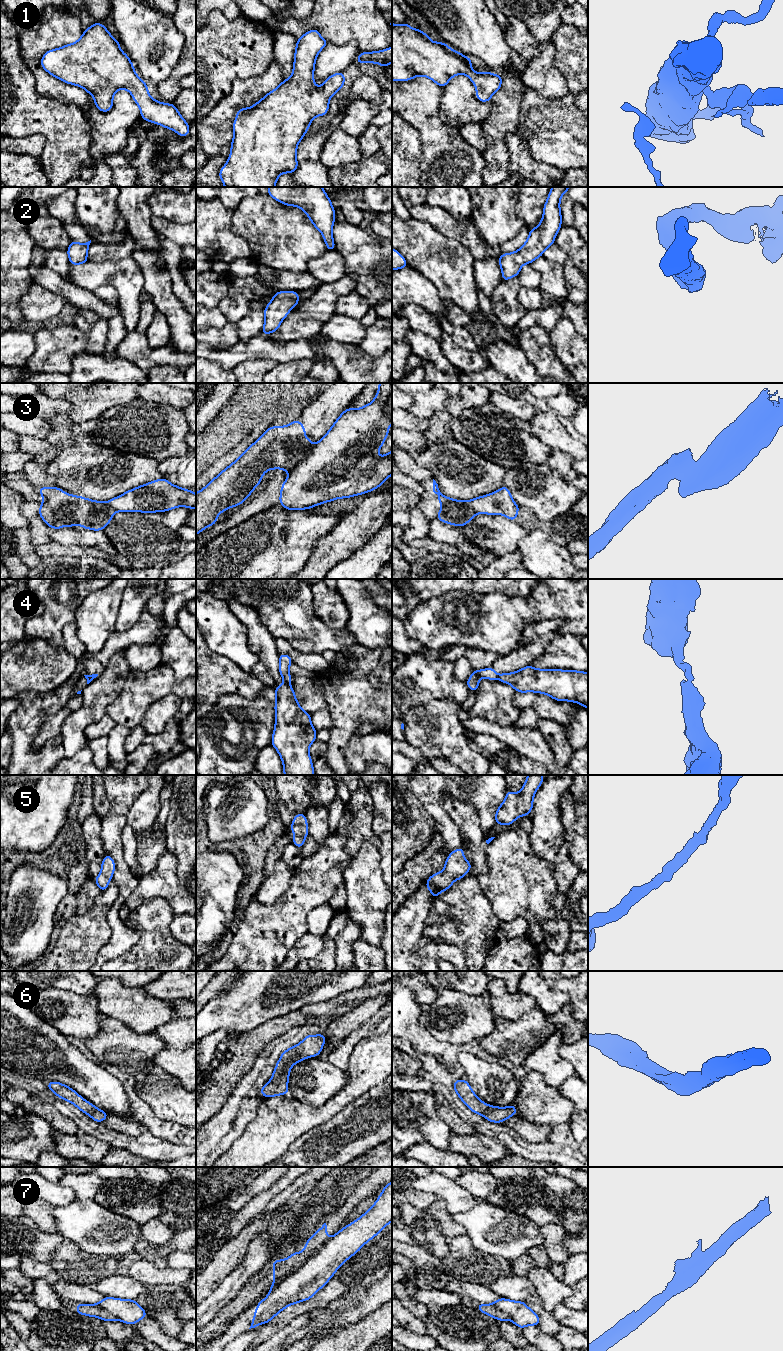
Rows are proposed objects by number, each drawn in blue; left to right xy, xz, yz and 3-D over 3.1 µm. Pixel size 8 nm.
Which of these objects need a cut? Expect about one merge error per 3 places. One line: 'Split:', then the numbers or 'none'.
Split: 3, 4, 7

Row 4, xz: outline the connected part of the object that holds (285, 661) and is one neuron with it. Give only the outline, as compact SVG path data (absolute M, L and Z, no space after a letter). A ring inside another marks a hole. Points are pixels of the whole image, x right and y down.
M288 654L279 655L279 673L283 677L284 681L291 683L291 675L289 672L289 666L292 664L292 659Z

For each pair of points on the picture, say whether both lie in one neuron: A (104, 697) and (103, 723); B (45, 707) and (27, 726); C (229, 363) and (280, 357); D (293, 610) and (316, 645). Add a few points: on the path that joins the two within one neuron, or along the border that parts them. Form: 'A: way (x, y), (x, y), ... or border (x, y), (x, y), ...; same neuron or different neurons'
A: border (105, 713), (97, 721), (91, 723), (85, 731); different neurons
B: way (40, 712), (31, 721); same neuron
C: way (242, 351), (267, 350); same neuron
D: way (293, 619), (295, 624), (307, 636); same neuron

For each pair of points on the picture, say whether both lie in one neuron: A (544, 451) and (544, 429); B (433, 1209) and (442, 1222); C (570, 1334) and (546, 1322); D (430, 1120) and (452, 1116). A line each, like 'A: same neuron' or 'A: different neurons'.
A: different neurons
B: same neuron
C: different neurons
D: different neurons

